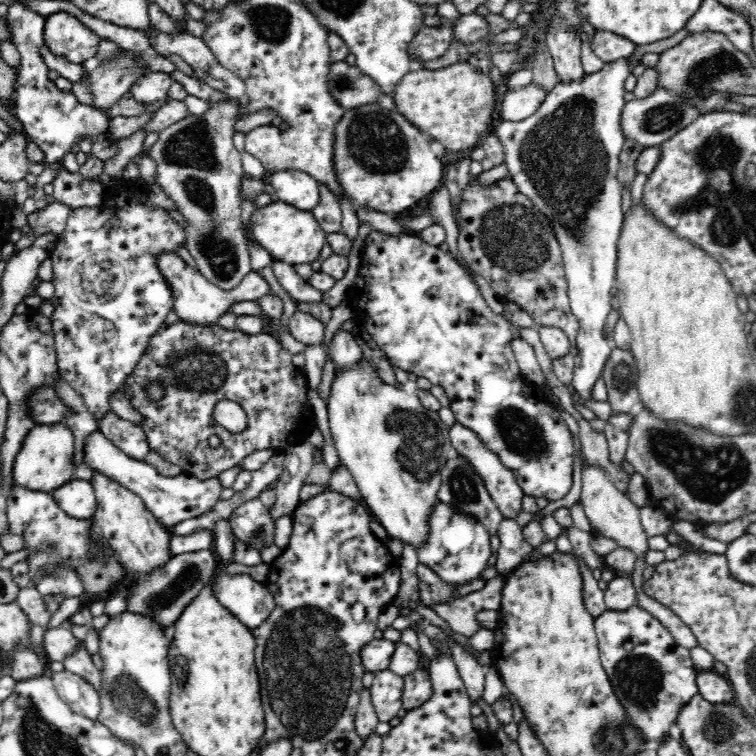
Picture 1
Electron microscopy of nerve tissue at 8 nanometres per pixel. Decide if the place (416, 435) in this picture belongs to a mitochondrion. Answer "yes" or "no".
yes

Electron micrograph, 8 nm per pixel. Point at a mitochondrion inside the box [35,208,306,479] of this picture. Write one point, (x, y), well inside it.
(191, 364)

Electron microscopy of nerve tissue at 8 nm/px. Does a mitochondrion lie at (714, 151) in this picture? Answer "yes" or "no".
yes

